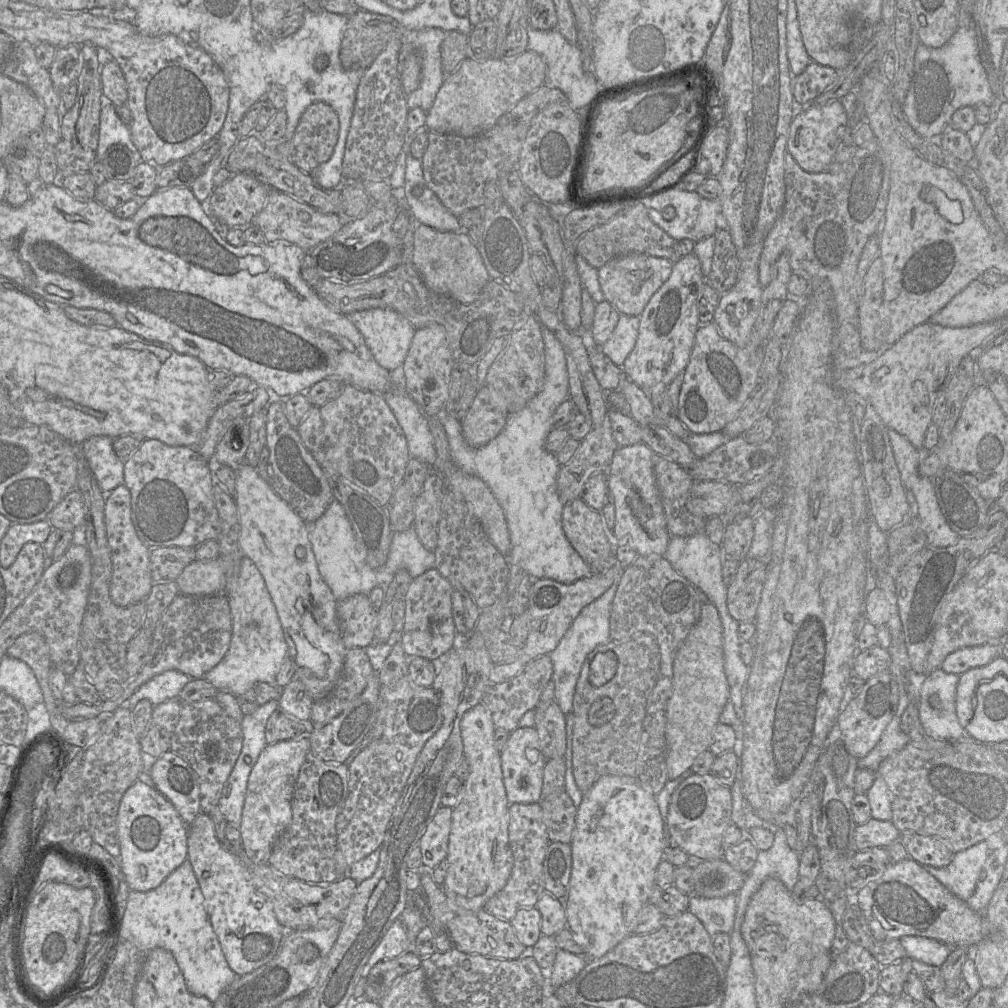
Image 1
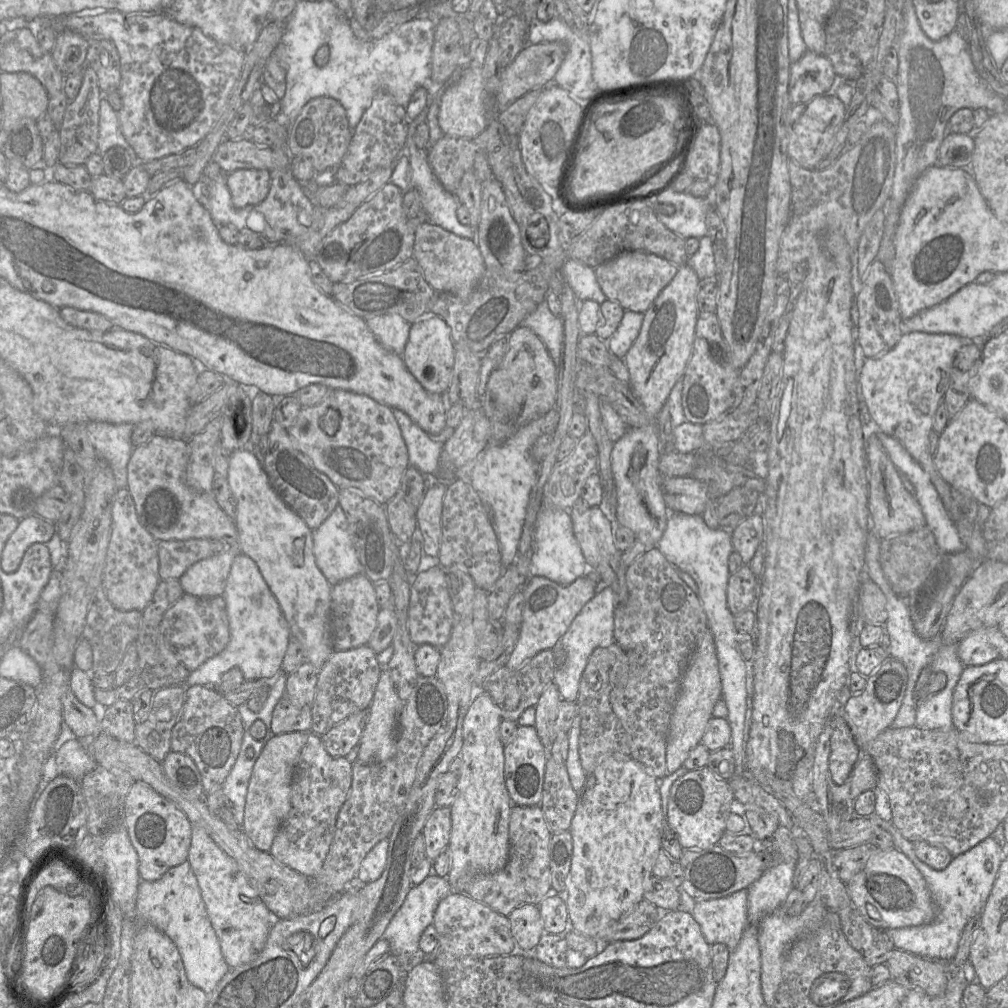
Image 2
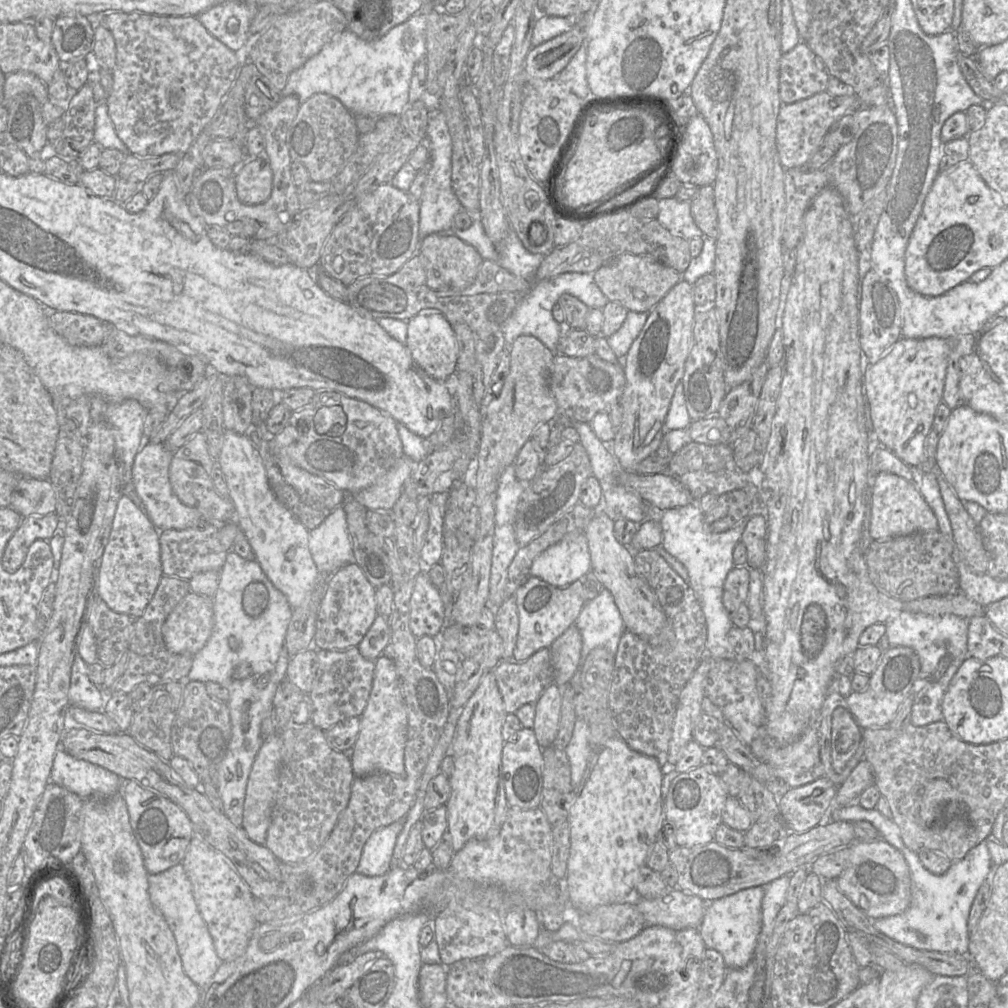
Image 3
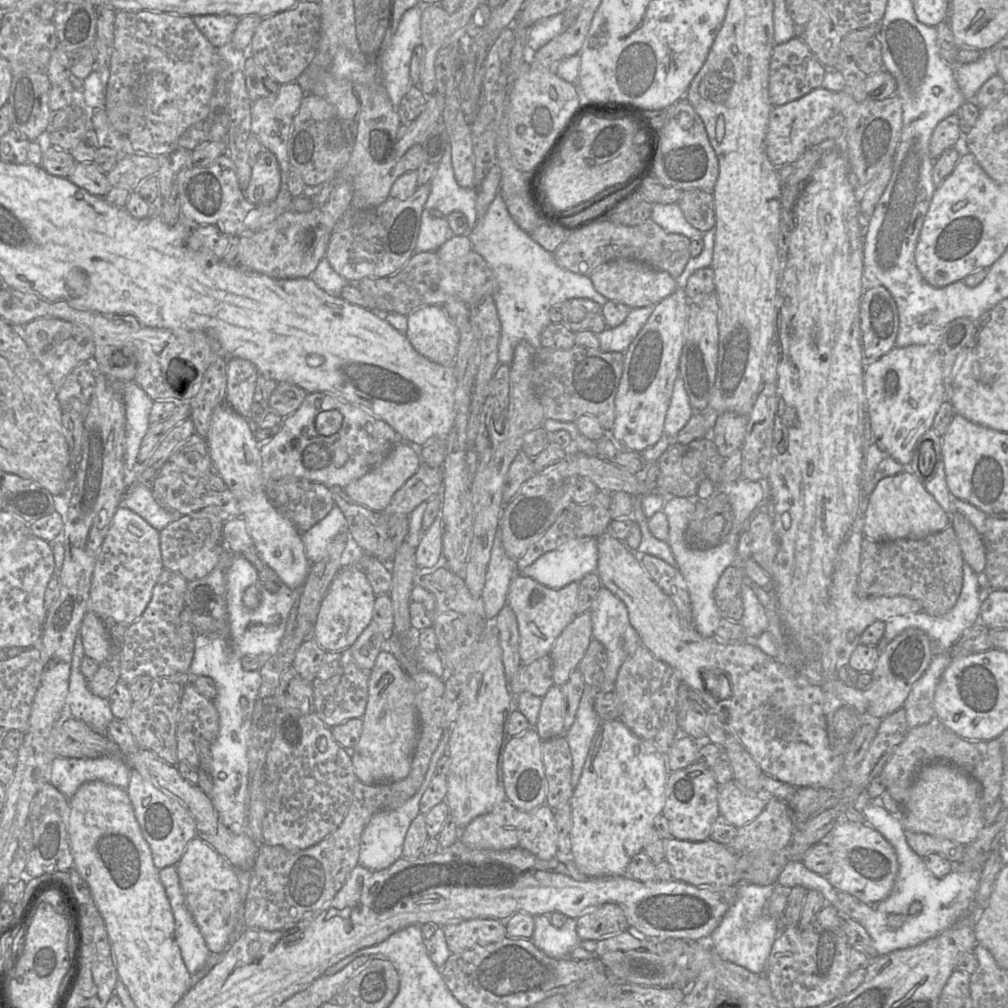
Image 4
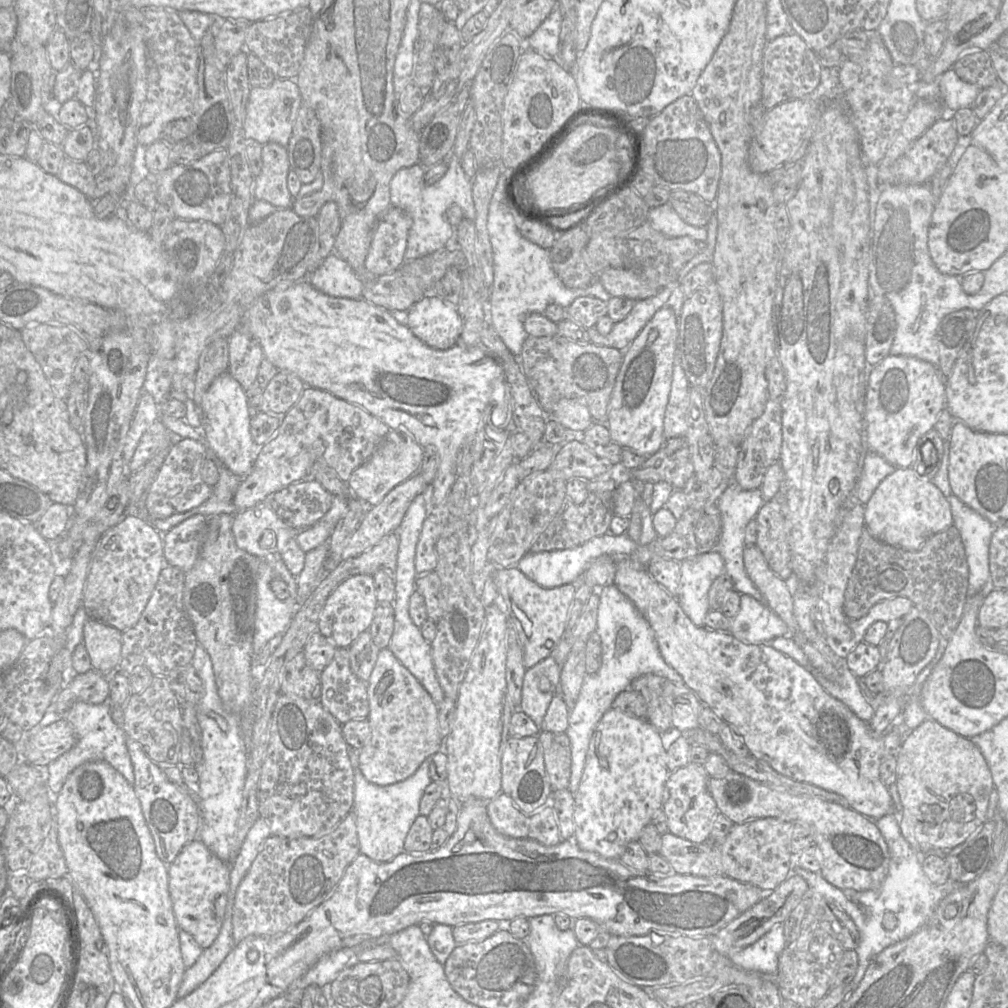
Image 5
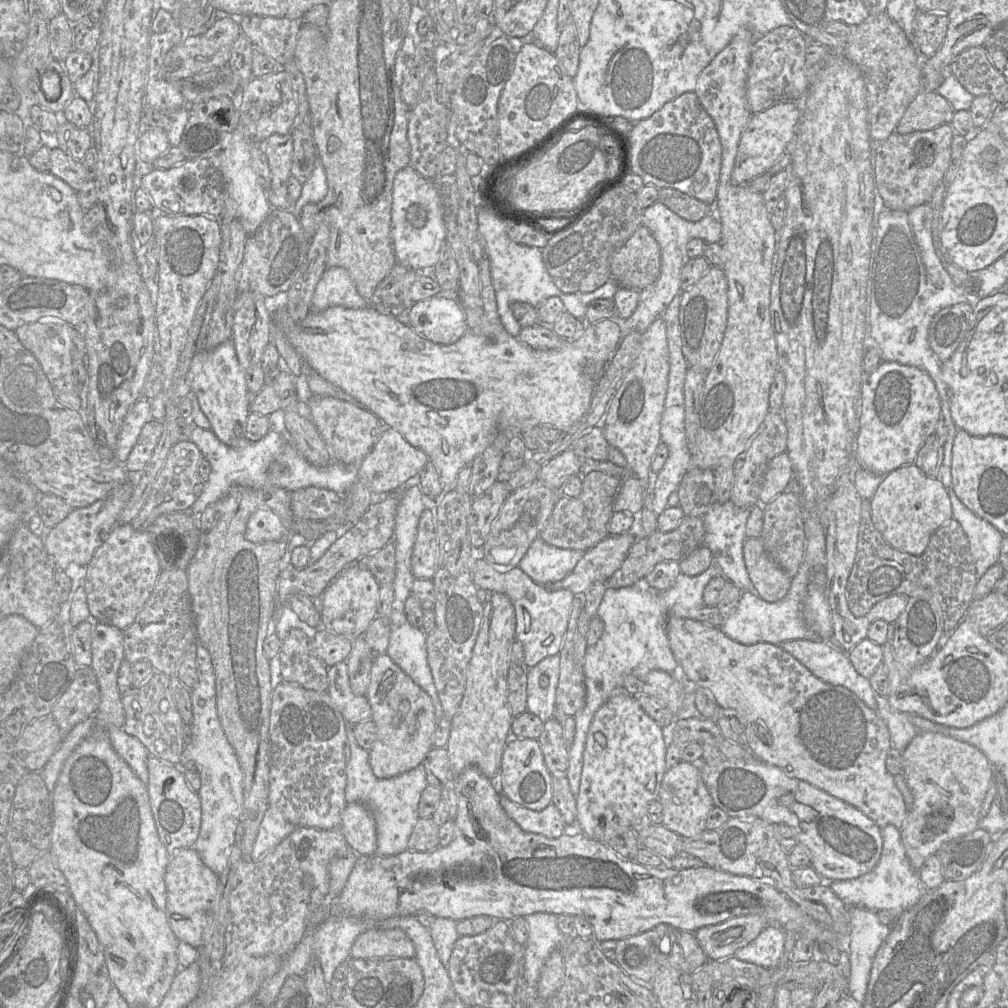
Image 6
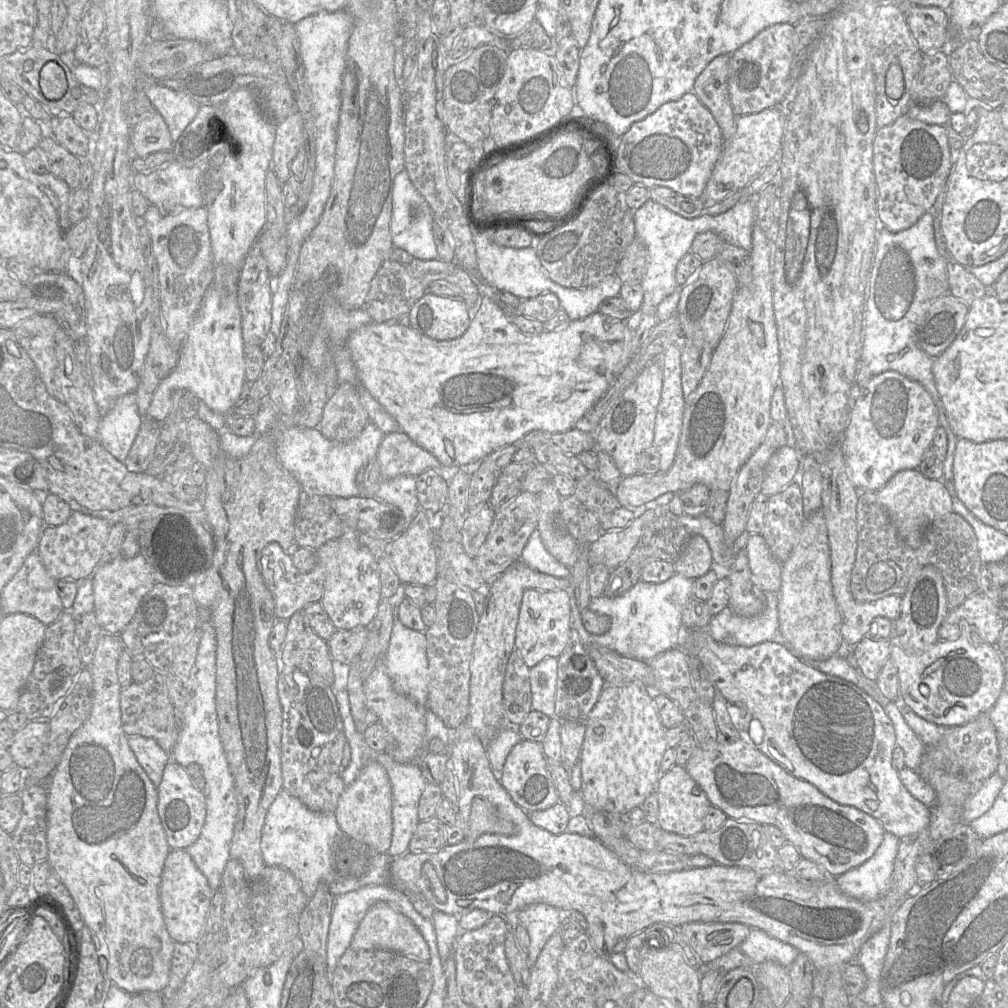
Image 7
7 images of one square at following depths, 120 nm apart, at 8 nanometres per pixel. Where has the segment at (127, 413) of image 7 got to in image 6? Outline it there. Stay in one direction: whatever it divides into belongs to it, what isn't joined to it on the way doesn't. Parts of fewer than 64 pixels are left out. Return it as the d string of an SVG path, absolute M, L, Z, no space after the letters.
M139 398L126 415L117 440L116 460L125 463L135 446L143 426L152 419L151 400Z

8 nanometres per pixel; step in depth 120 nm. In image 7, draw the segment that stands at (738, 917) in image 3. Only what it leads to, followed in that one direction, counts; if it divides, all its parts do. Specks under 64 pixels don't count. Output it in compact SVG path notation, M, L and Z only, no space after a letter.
M757 928L751 929L748 937L739 946L755 966L772 960L788 969L799 954L792 945L773 938Z

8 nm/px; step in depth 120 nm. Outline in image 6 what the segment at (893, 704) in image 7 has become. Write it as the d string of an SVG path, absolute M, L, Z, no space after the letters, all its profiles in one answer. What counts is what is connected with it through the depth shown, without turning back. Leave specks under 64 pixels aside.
M874 693L877 705L878 705L878 715L879 717L884 721L886 724L889 733L890 733L890 740L891 740L891 748L890 749L897 749L901 753L904 751L904 749L908 746L908 744L911 742L911 740L916 736L916 734L919 732L916 726L913 724L913 722L910 719L910 715L915 714L906 714L902 713L898 710L895 710L891 707L891 705L888 702L887 697L881 696L877 693Z

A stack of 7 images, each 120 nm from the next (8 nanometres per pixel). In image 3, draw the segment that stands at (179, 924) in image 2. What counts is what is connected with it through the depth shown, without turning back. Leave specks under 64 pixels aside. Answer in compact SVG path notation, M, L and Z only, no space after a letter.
M182 863L158 874L148 874L147 880L150 900L175 937L185 974L198 987L204 987L223 961L216 954L212 937L198 910L192 884Z

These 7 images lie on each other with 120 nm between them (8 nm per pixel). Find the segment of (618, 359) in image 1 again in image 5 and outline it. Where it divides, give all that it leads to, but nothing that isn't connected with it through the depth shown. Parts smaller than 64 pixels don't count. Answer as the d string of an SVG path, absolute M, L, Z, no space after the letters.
M676 280L660 289L655 296L635 301L626 318L616 322L607 335L601 335L595 327L588 328L590 341L599 346L612 347L622 352L626 351L654 314L666 305L673 290L679 285Z

